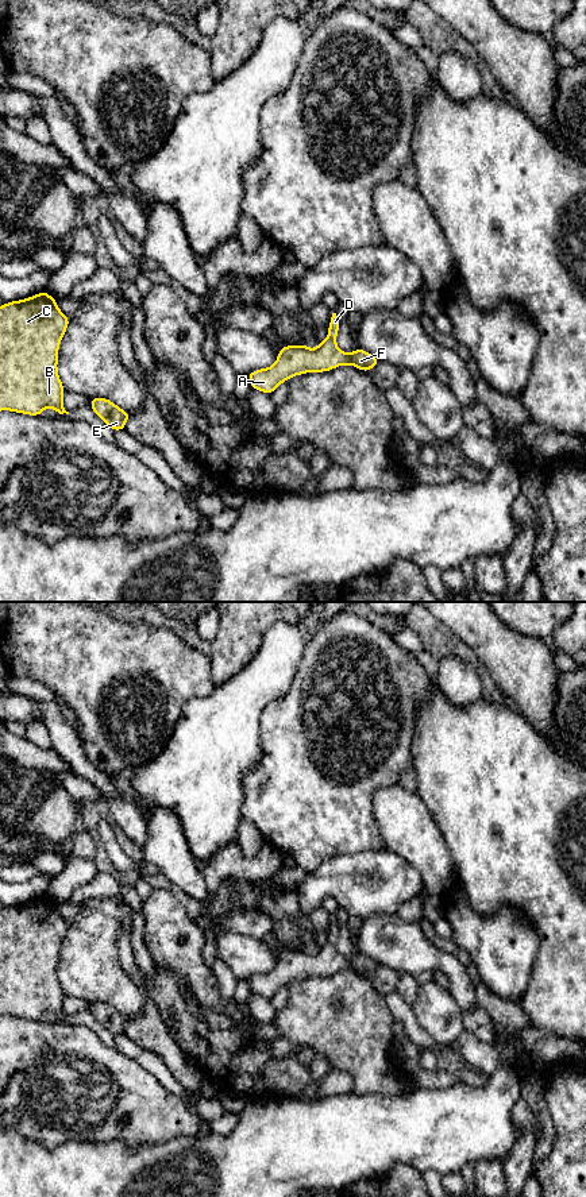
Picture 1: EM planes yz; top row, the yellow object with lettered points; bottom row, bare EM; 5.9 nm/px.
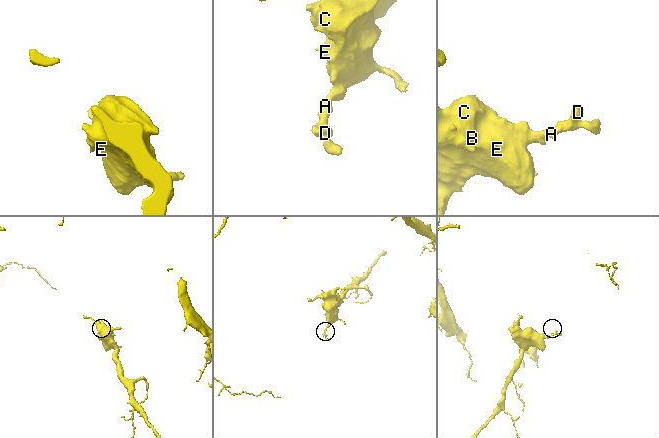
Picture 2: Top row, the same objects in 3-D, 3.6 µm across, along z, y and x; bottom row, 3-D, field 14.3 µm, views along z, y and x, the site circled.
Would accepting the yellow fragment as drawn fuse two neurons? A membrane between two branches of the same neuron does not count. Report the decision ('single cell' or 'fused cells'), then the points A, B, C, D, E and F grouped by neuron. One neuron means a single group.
single cell; A B C D E F

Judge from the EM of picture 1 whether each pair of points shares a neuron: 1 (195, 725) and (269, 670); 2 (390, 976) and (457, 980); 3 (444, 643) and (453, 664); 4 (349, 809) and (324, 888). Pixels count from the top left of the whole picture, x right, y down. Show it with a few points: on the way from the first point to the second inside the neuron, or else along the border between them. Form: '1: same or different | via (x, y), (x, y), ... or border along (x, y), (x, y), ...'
1: same | via (214, 725), (250, 688)
2: different | border along (381, 965), (390, 966), (401, 975)
3: different | border along (439, 660), (458, 656), (477, 674)
4: different | border along (365, 849), (328, 857), (308, 873)

